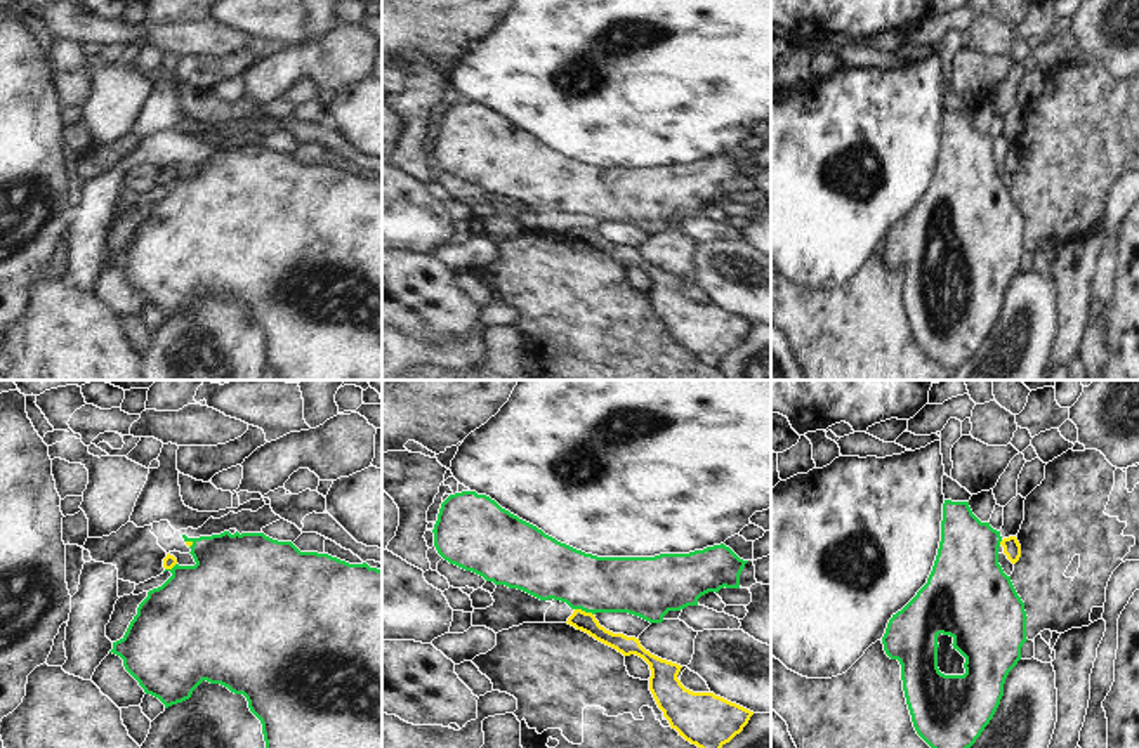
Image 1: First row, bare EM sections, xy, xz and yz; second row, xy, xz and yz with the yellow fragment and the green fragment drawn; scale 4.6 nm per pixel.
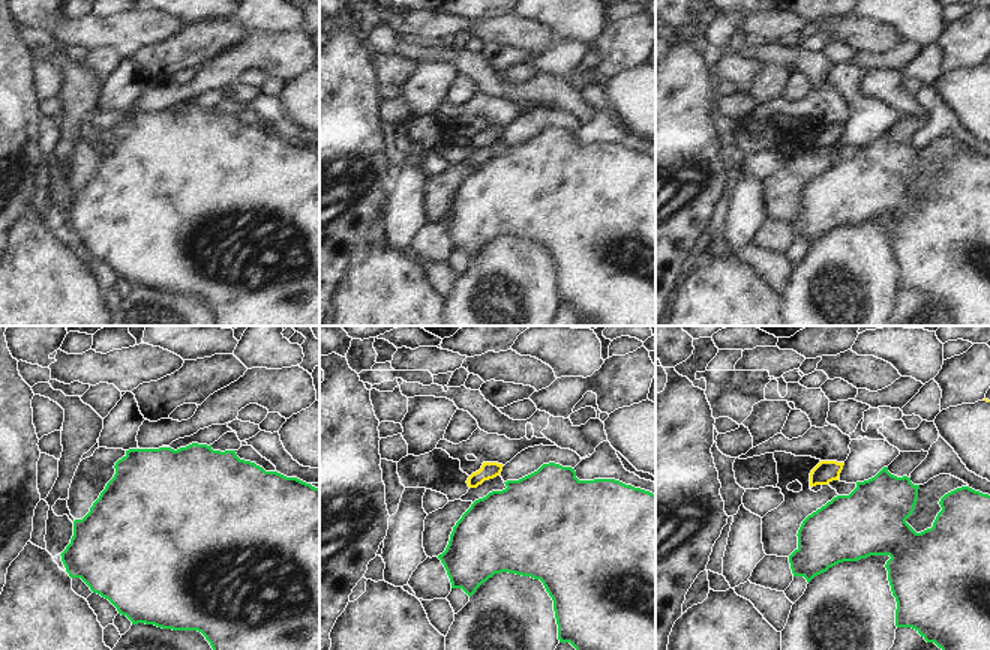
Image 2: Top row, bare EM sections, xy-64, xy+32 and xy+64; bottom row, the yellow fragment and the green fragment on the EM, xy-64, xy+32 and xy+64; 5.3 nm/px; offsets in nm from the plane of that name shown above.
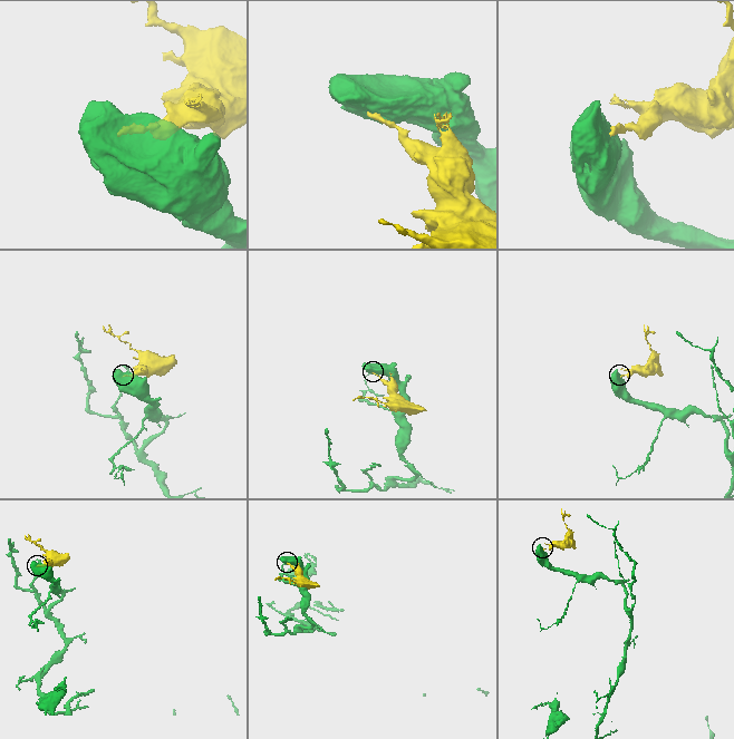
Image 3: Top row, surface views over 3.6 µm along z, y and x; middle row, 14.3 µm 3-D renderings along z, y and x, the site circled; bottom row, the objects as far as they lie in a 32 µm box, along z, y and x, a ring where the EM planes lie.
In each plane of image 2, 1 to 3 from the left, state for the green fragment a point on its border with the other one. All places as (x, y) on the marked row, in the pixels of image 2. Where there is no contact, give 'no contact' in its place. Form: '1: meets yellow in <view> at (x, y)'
1: no contact
2: no contact
3: no contact

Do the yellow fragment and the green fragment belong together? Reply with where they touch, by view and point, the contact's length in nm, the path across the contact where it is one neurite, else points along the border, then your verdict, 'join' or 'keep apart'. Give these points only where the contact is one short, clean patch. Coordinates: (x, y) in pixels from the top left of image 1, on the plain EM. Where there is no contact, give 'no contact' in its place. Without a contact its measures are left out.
xz (584, 223) | 90 nm | along xz (575, 219), (592, 226) | keep apart

